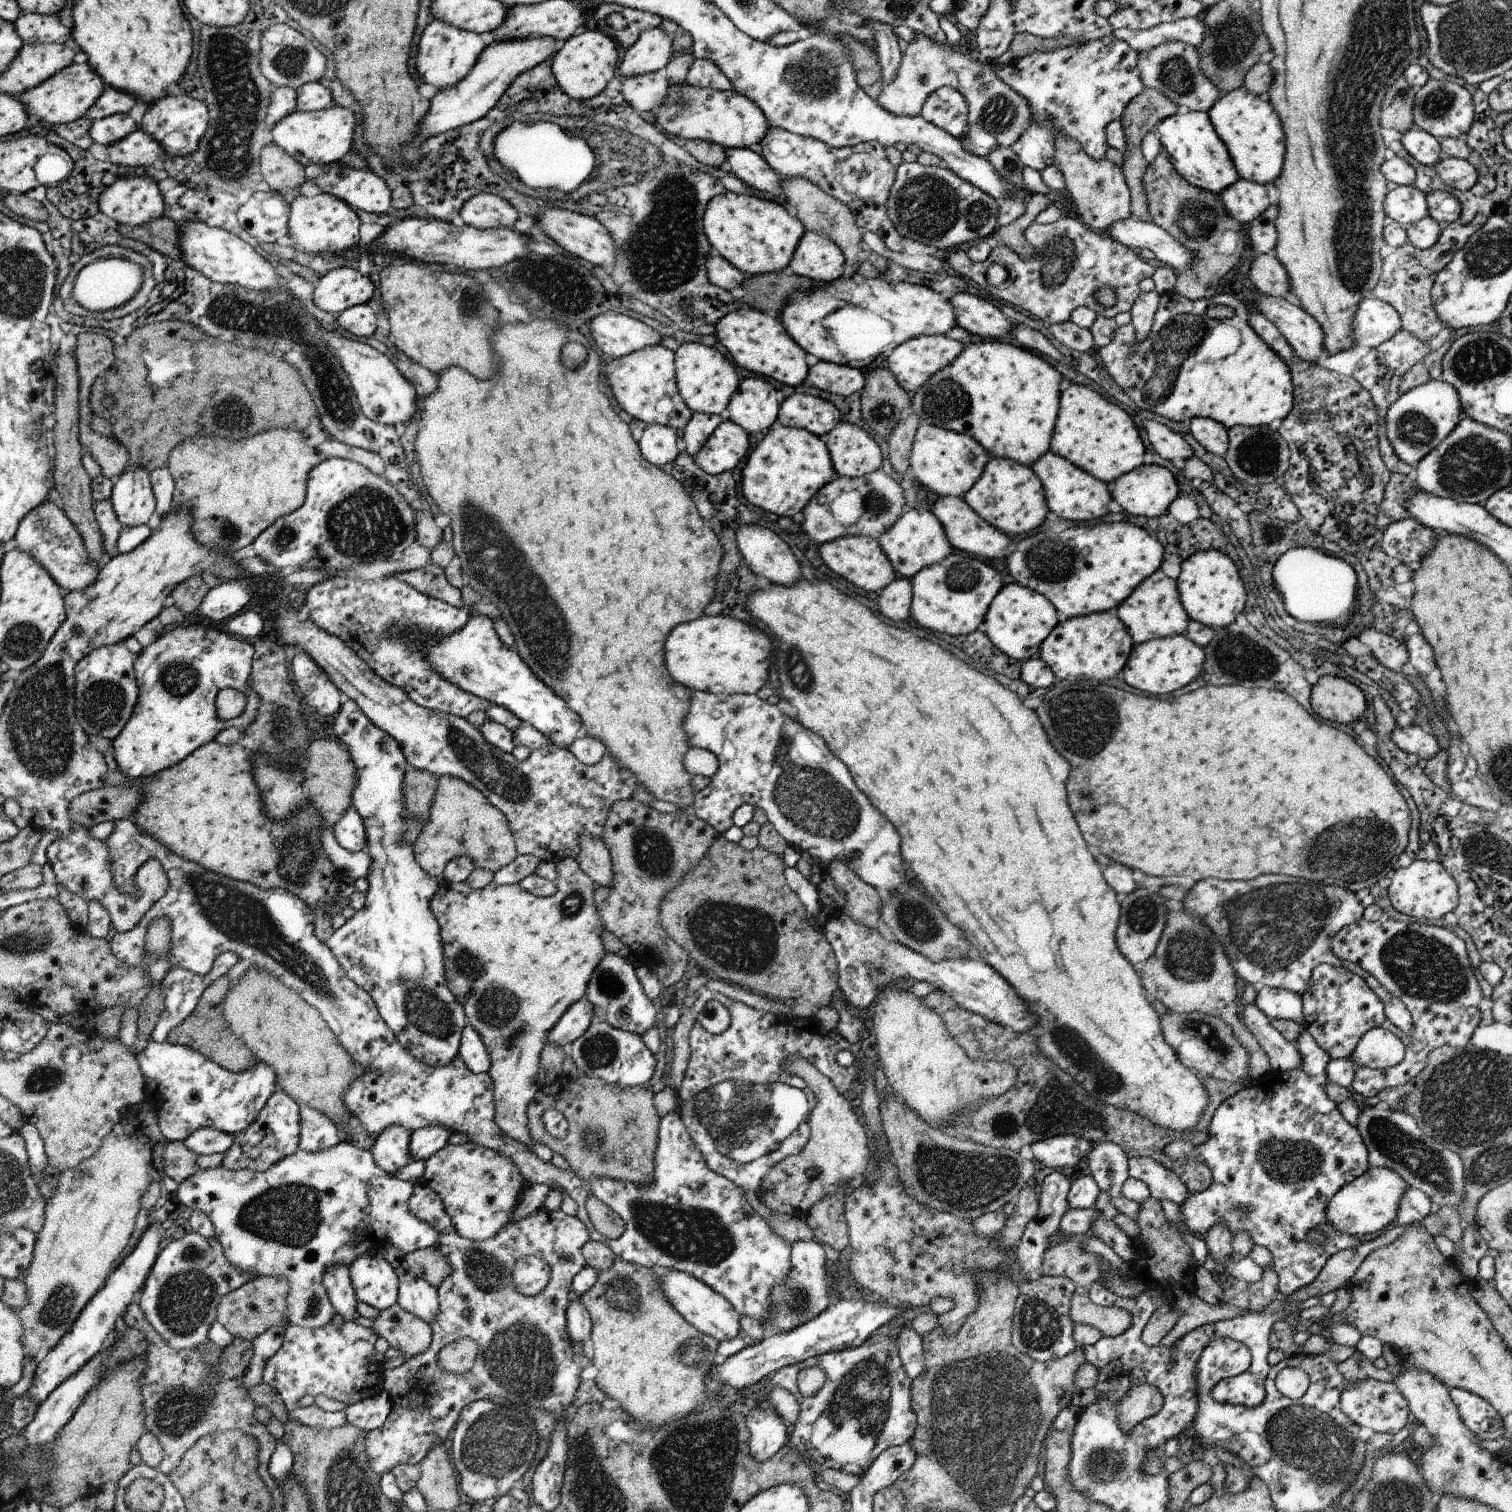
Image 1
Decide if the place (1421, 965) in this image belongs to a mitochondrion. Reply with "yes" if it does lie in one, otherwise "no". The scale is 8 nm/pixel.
yes

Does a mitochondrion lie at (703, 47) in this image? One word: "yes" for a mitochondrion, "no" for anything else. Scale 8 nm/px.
no

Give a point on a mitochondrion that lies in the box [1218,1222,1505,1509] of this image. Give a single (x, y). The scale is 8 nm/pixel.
(1312, 1441)

